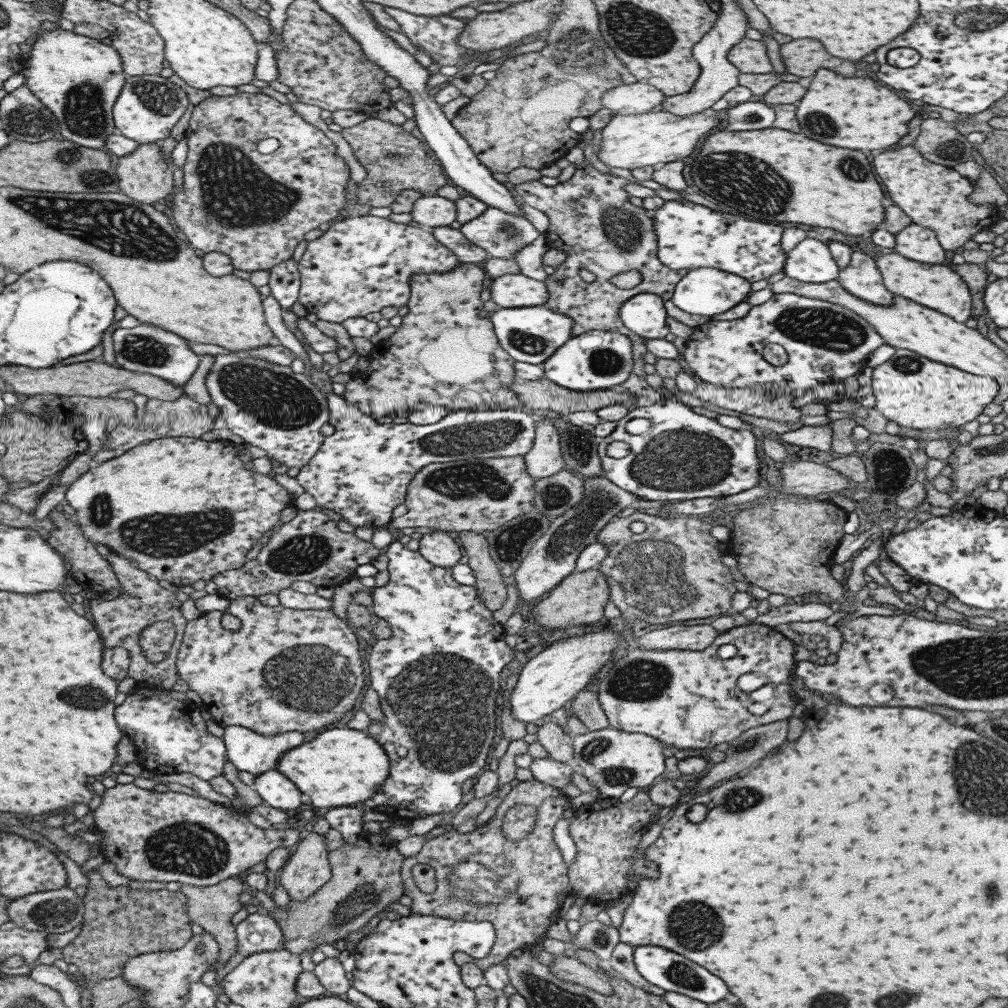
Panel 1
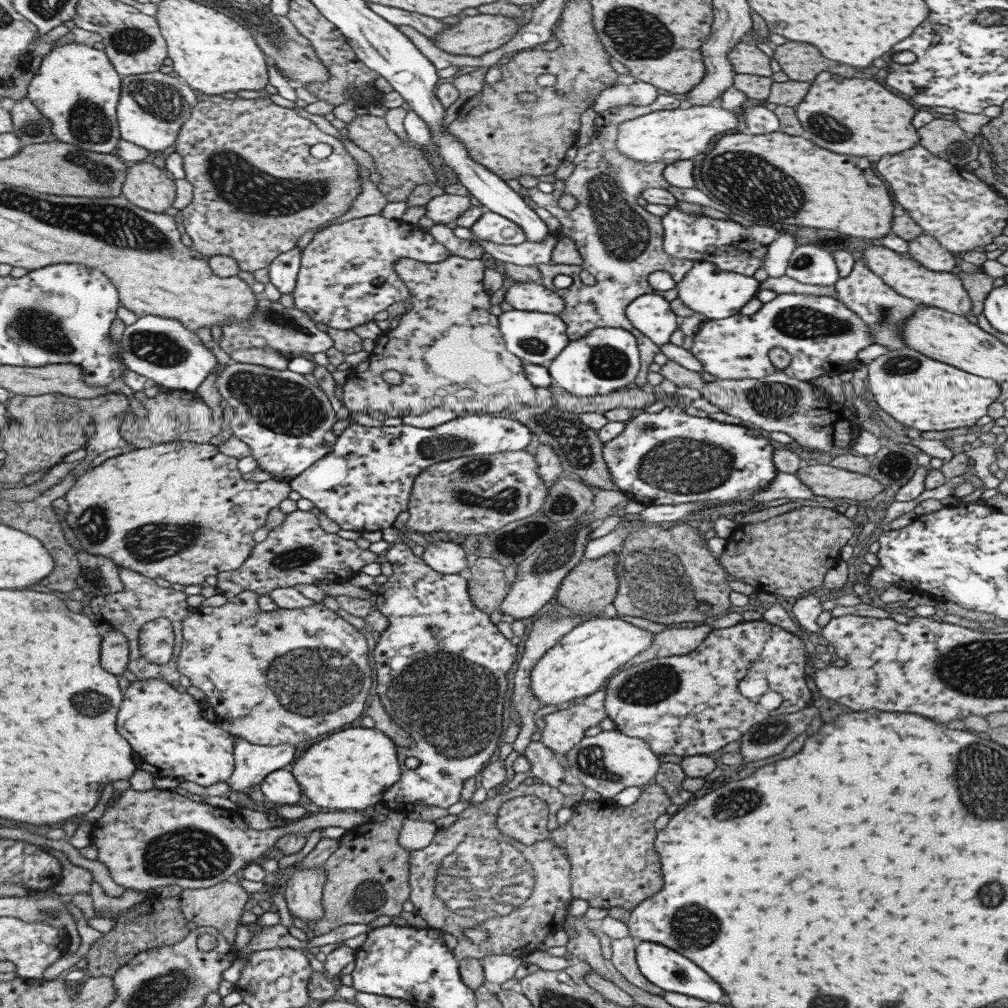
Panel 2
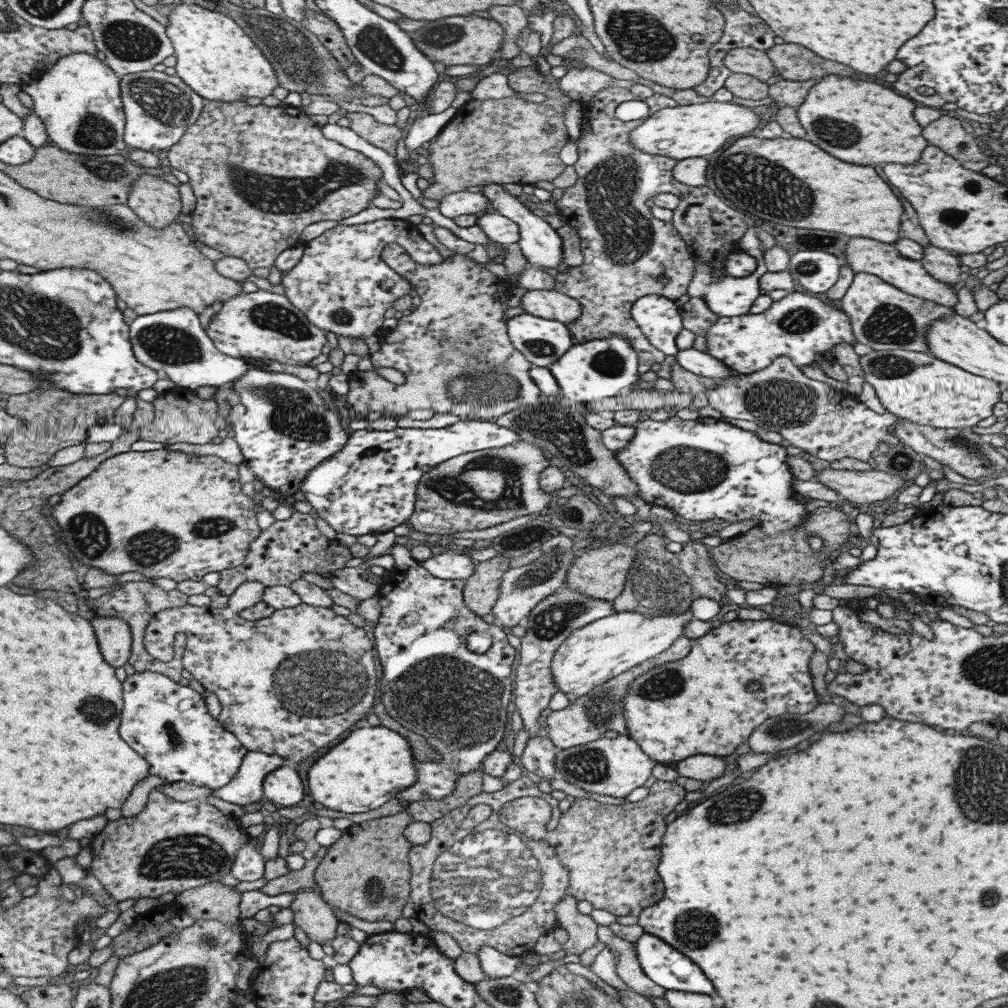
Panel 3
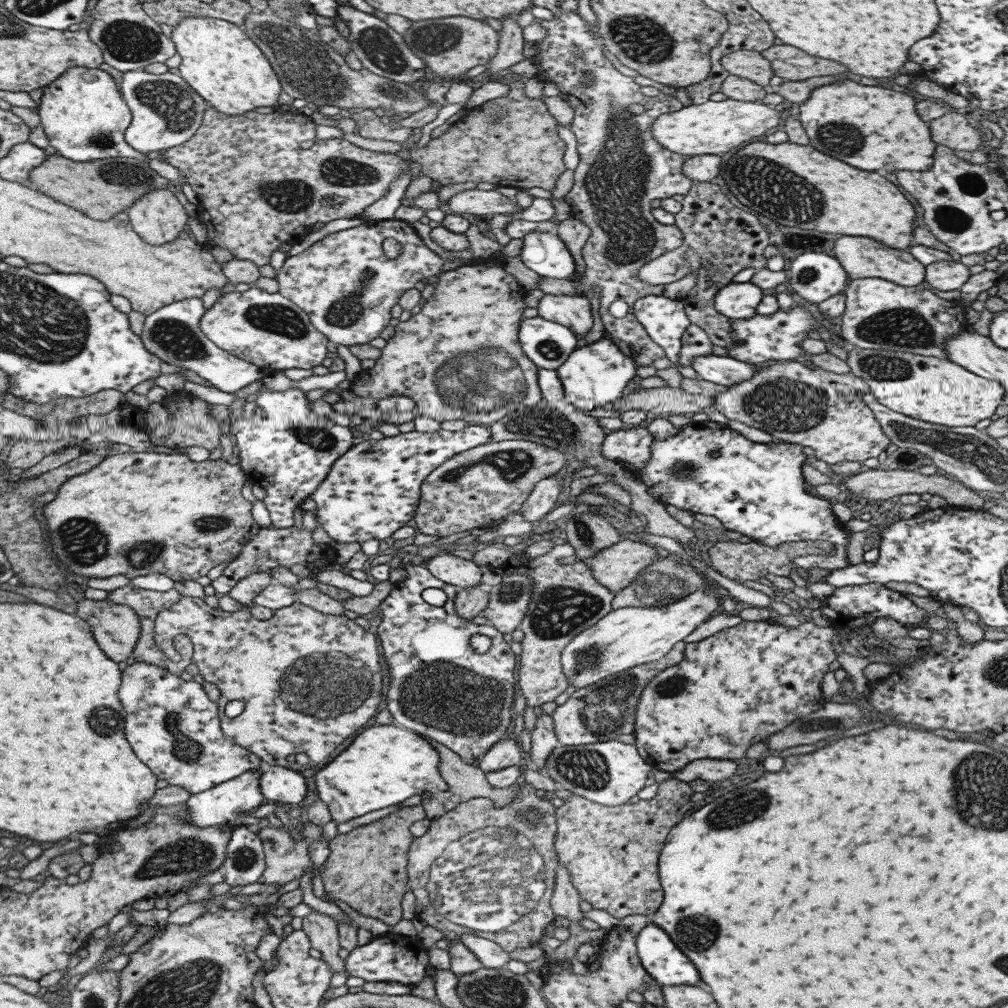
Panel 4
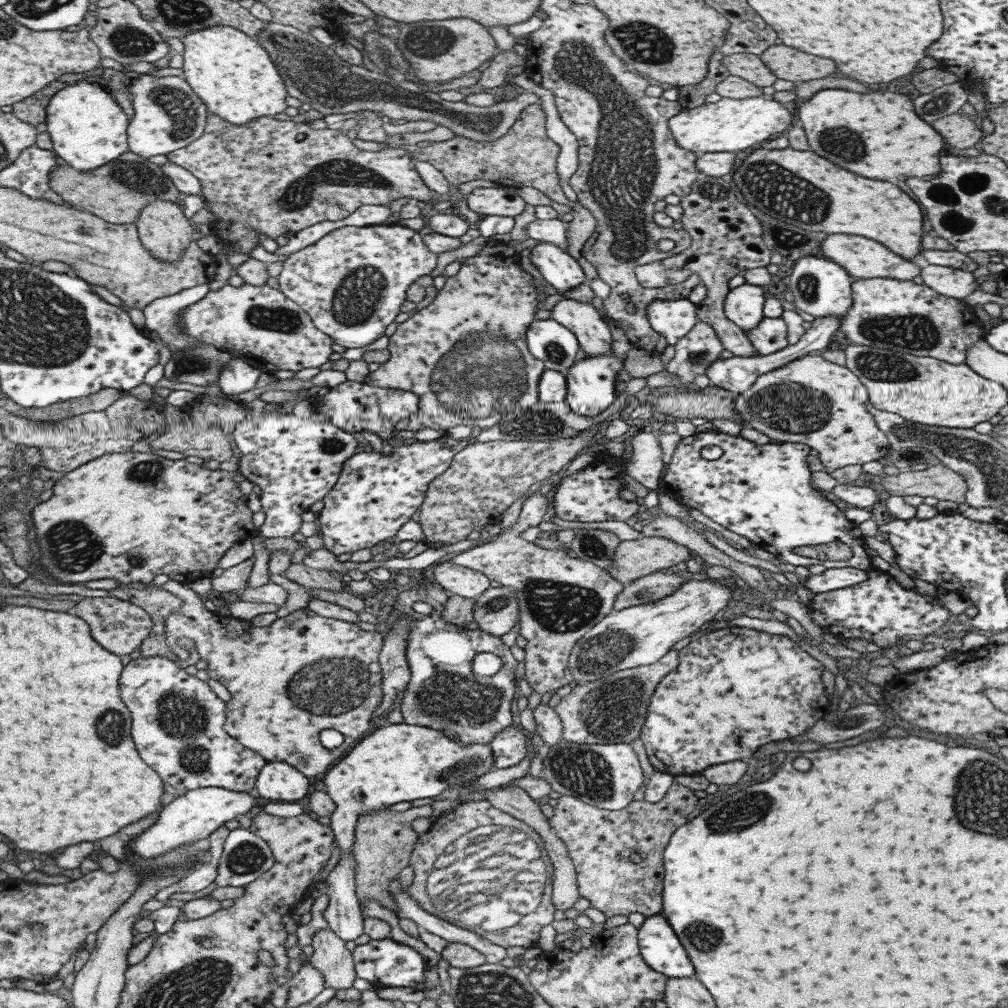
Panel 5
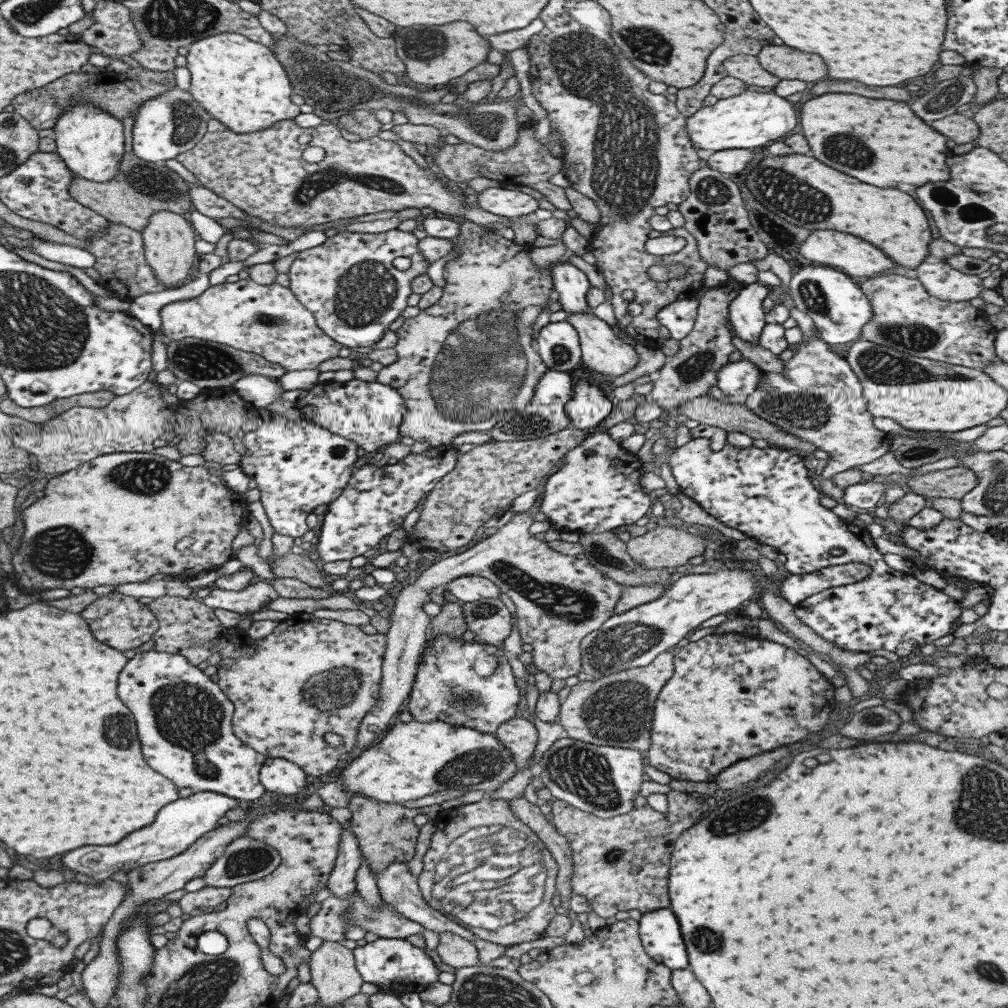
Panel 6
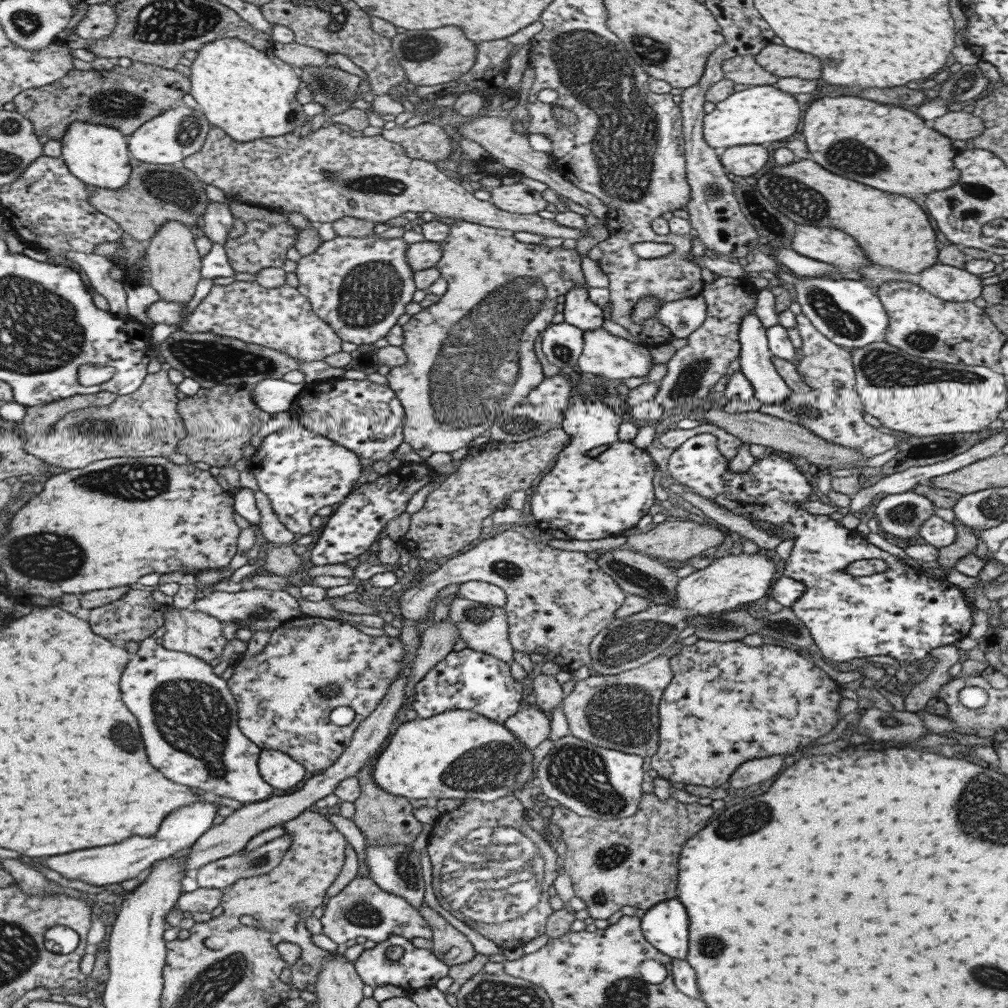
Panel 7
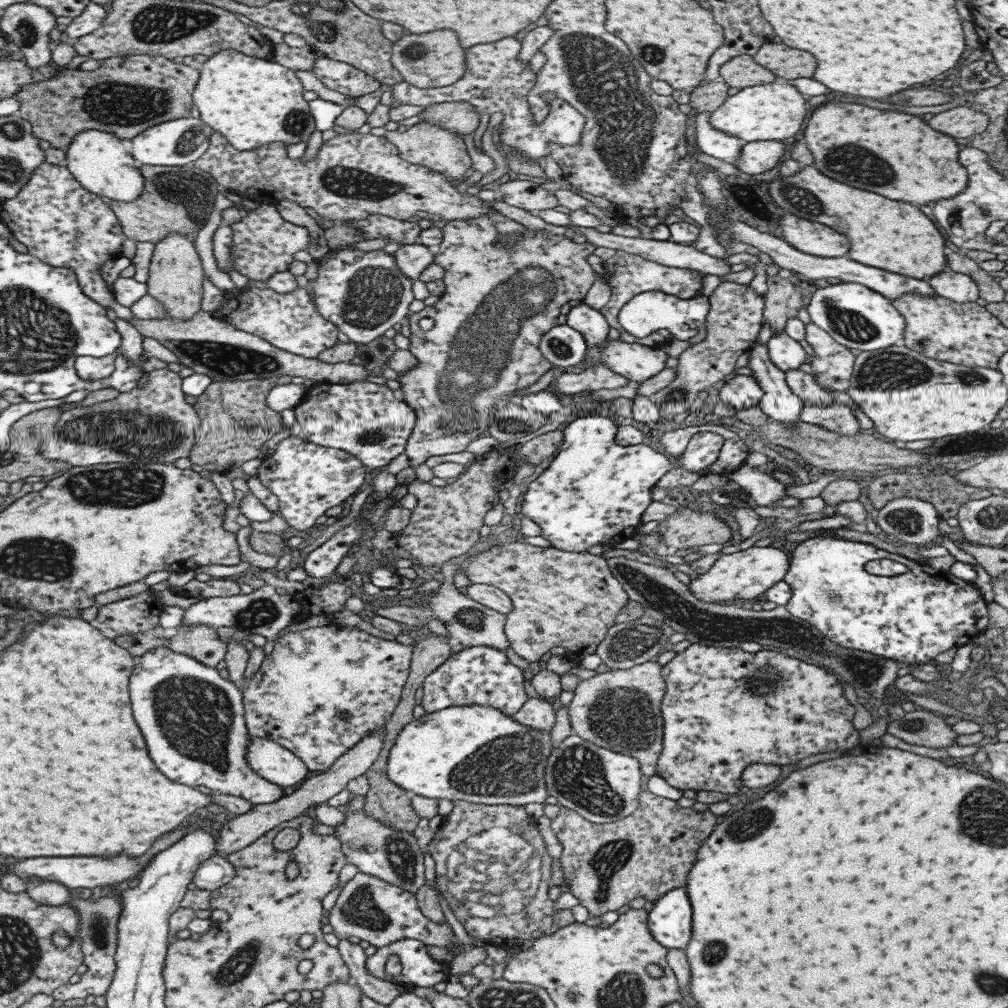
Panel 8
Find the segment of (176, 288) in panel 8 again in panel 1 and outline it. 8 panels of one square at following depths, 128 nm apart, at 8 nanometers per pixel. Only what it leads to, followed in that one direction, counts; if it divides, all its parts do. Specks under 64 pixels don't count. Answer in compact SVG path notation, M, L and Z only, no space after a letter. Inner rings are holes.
M160 143L138 144L132 153L117 157L114 171L118 176L119 192L137 202L152 205L157 201L165 201L174 192L170 160L161 153Z

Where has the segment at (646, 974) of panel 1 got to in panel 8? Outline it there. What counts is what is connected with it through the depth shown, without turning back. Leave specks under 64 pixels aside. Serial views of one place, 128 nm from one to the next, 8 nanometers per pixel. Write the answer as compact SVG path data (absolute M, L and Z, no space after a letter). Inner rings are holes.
M684 887L663 893L647 913L647 930L665 949L684 950L691 934L691 909Z

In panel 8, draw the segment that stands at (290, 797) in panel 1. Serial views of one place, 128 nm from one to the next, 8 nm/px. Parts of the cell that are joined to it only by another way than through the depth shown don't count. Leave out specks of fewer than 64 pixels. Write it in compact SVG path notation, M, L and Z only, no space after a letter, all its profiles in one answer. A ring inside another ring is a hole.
M250 736L246 761L261 778L281 787L296 786L307 776L308 769L290 750L256 736Z

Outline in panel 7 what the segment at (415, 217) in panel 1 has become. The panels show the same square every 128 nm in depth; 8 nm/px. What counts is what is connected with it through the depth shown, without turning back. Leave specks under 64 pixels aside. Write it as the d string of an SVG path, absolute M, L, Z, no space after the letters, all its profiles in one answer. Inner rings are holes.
M519 182L491 187L489 194L489 202L493 203L493 206L513 214L535 214L548 204L541 197L541 192L530 190Z

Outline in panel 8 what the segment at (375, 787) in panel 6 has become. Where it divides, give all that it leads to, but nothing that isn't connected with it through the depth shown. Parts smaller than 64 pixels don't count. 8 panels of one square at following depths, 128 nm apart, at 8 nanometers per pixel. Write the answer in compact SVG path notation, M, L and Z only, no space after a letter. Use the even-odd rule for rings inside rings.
M452 706L411 719L397 733L387 755L387 778L410 795L450 801L467 801L482 805L543 804L548 796L543 780L546 758L551 752L549 730L533 730L515 722L490 706Z

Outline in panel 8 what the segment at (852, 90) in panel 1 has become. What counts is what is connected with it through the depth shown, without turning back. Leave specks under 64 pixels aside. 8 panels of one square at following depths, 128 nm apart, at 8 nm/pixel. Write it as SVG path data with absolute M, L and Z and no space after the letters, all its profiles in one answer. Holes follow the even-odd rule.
M827 102L811 112L803 136L806 147L813 154L811 165L815 166L821 174L837 182L843 182L847 186L881 194L889 200L929 204L939 198L949 198L959 194L967 184L966 170L957 164L957 146L953 138L931 130L925 122L921 122L917 116L911 114L875 110L851 102Z

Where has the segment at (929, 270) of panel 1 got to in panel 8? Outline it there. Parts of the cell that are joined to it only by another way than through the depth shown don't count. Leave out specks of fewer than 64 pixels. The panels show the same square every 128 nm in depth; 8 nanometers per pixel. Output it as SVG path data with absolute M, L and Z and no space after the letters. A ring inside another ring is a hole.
M786 214L779 219L782 240L811 256L835 258L846 256L849 242L845 236L824 224Z

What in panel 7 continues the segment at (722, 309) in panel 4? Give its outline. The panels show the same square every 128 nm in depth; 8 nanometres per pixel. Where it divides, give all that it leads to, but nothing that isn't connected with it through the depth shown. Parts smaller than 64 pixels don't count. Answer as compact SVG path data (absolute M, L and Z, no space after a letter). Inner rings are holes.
M747 313L742 316L739 323L739 372L743 374L743 377L753 387L754 398L761 404L773 404L773 406L779 406L783 402L787 402L787 398L790 395L790 388L785 385L785 382L779 377L773 363L771 363L772 355L767 347L767 340L765 335L765 327L761 324L761 321L757 318L755 313Z

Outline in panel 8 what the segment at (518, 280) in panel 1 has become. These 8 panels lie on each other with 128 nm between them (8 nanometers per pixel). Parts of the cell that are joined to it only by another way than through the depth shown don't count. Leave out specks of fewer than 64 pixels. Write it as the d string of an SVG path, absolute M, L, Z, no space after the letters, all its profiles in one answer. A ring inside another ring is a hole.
M605 340L597 346L586 348L584 357L585 369L599 363L611 373L638 384L664 370L665 361L669 358L661 349L619 340Z

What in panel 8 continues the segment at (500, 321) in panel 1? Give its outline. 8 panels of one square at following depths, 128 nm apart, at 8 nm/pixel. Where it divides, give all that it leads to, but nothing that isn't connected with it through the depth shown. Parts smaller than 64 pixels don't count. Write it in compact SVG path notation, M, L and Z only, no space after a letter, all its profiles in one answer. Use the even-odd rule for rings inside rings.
M566 323L556 324L541 335L537 348L551 365L566 370L581 362L586 352L581 334Z

